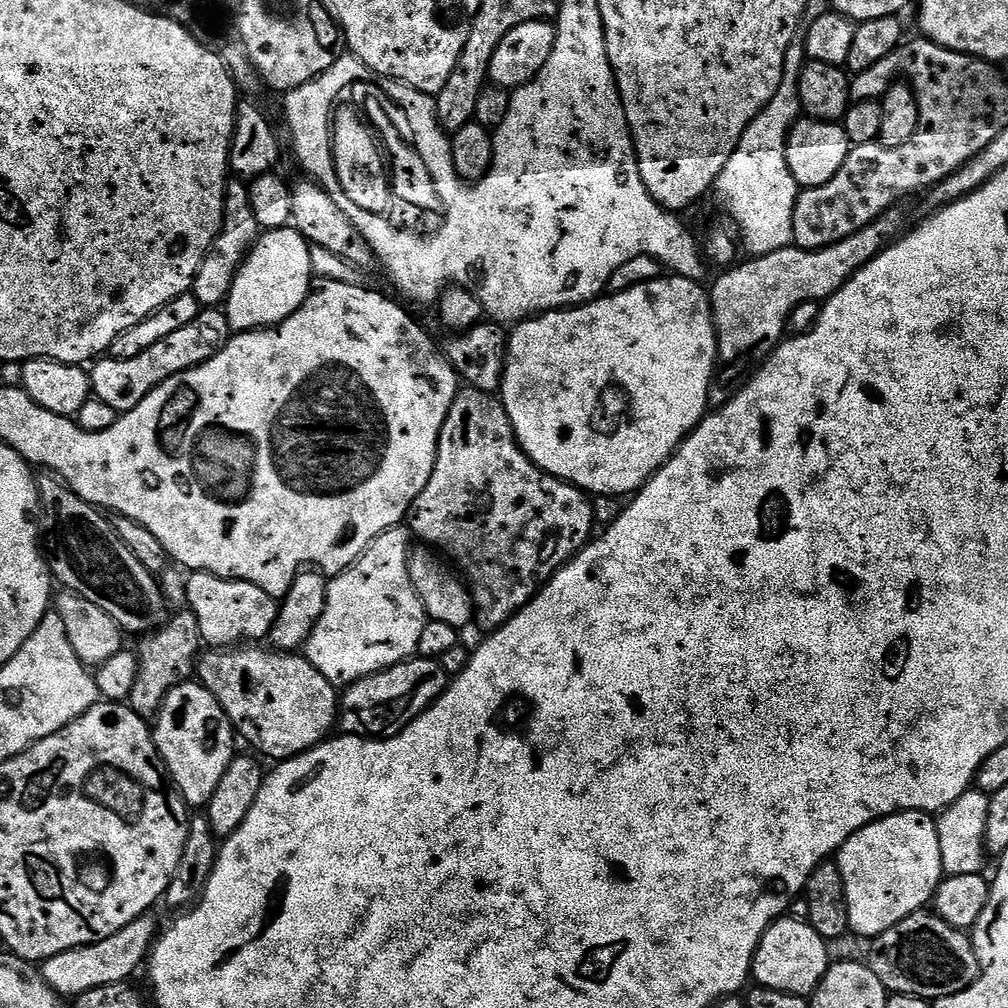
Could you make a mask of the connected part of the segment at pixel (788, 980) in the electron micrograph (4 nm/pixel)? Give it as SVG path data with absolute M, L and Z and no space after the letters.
M781 918L765 930L752 960L752 976L759 987L811 997L829 967L828 941L822 939L818 930L814 930L807 920Z

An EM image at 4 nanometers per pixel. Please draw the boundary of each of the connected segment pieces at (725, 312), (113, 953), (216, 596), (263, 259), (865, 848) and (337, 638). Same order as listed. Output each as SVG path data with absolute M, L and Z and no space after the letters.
M903 207L886 210L870 226L842 242L811 252L789 246L765 256L752 256L745 264L729 267L710 284L712 321L716 327L716 371L708 387L708 406L725 408L760 371L765 360L786 336L790 314L802 302L827 302L850 278L883 252L900 233L908 216Z
M152 914L139 916L130 922L118 934L100 940L96 944L87 944L81 948L71 948L57 956L43 961L42 975L44 981L56 993L65 998L75 998L100 986L122 984L133 979L136 971L149 959L152 945L158 936L158 927Z
M192 572L187 581L188 608L198 618L200 638L205 645L228 650L249 642L267 641L280 606L266 590L258 590L258 586L245 580L228 580L209 572Z
M291 226L261 231L256 245L249 250L238 270L234 286L230 286L230 294L222 308L233 333L275 328L300 309L314 288L312 254L308 241Z
M895 812L892 816L884 816L881 820L875 820L862 830L855 832L847 840L839 852L835 853L834 862L842 874L842 882L846 890L846 906L848 907L848 927L858 937L875 938L881 936L886 930L890 930L898 922L902 922L907 916L912 916L921 911L925 906L933 903L937 888L940 887L941 880L944 879L944 867L942 866L942 846L938 842L938 830L936 820L927 812Z
M397 526L386 530L381 536L374 538L372 545L357 558L355 564L339 576L331 577L326 610L322 610L322 618L318 618L312 637L308 640L306 659L333 686L347 686L363 676L381 672L417 655L418 637L422 635L426 613L414 590L414 582L410 582L408 540L410 541L410 532L407 527Z

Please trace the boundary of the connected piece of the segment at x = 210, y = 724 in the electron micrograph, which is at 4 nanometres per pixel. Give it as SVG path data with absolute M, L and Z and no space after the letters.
M185 682L170 690L154 720L154 739L165 769L185 804L192 810L207 809L214 790L218 790L218 782L222 782L222 774L226 774L226 766L230 766L238 752L237 733L218 698L199 682Z

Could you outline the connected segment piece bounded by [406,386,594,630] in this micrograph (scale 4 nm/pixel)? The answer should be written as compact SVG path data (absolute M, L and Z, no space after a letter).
M467 386L461 387L459 391L457 391L456 397L452 400L450 410L446 414L446 422L440 431L440 441L438 442L438 450L436 451L434 474L430 474L430 482L426 482L426 490L422 490L422 494L418 494L418 498L414 498L412 509L410 509L406 517L406 524L410 529L411 535L415 537L415 539L416 536L420 539L419 543L421 545L443 554L457 569L459 569L463 579L466 581L468 591L472 593L472 607L474 609L475 623L477 625L480 623L482 627L488 628L487 630L500 628L510 617L515 616L520 609L525 608L527 604L535 598L536 593L539 592L540 589L572 559L572 557L578 555L584 548L584 545L589 543L594 536L594 531L592 532L592 528L594 529L592 500L586 495L584 489L577 488L574 484L568 484L564 480L559 480L557 476L551 476L548 472L543 472L543 470L521 450L520 443L516 441L516 435L512 429L510 418L506 414L506 410L499 399L491 392L479 392L478 389L469 388Z

